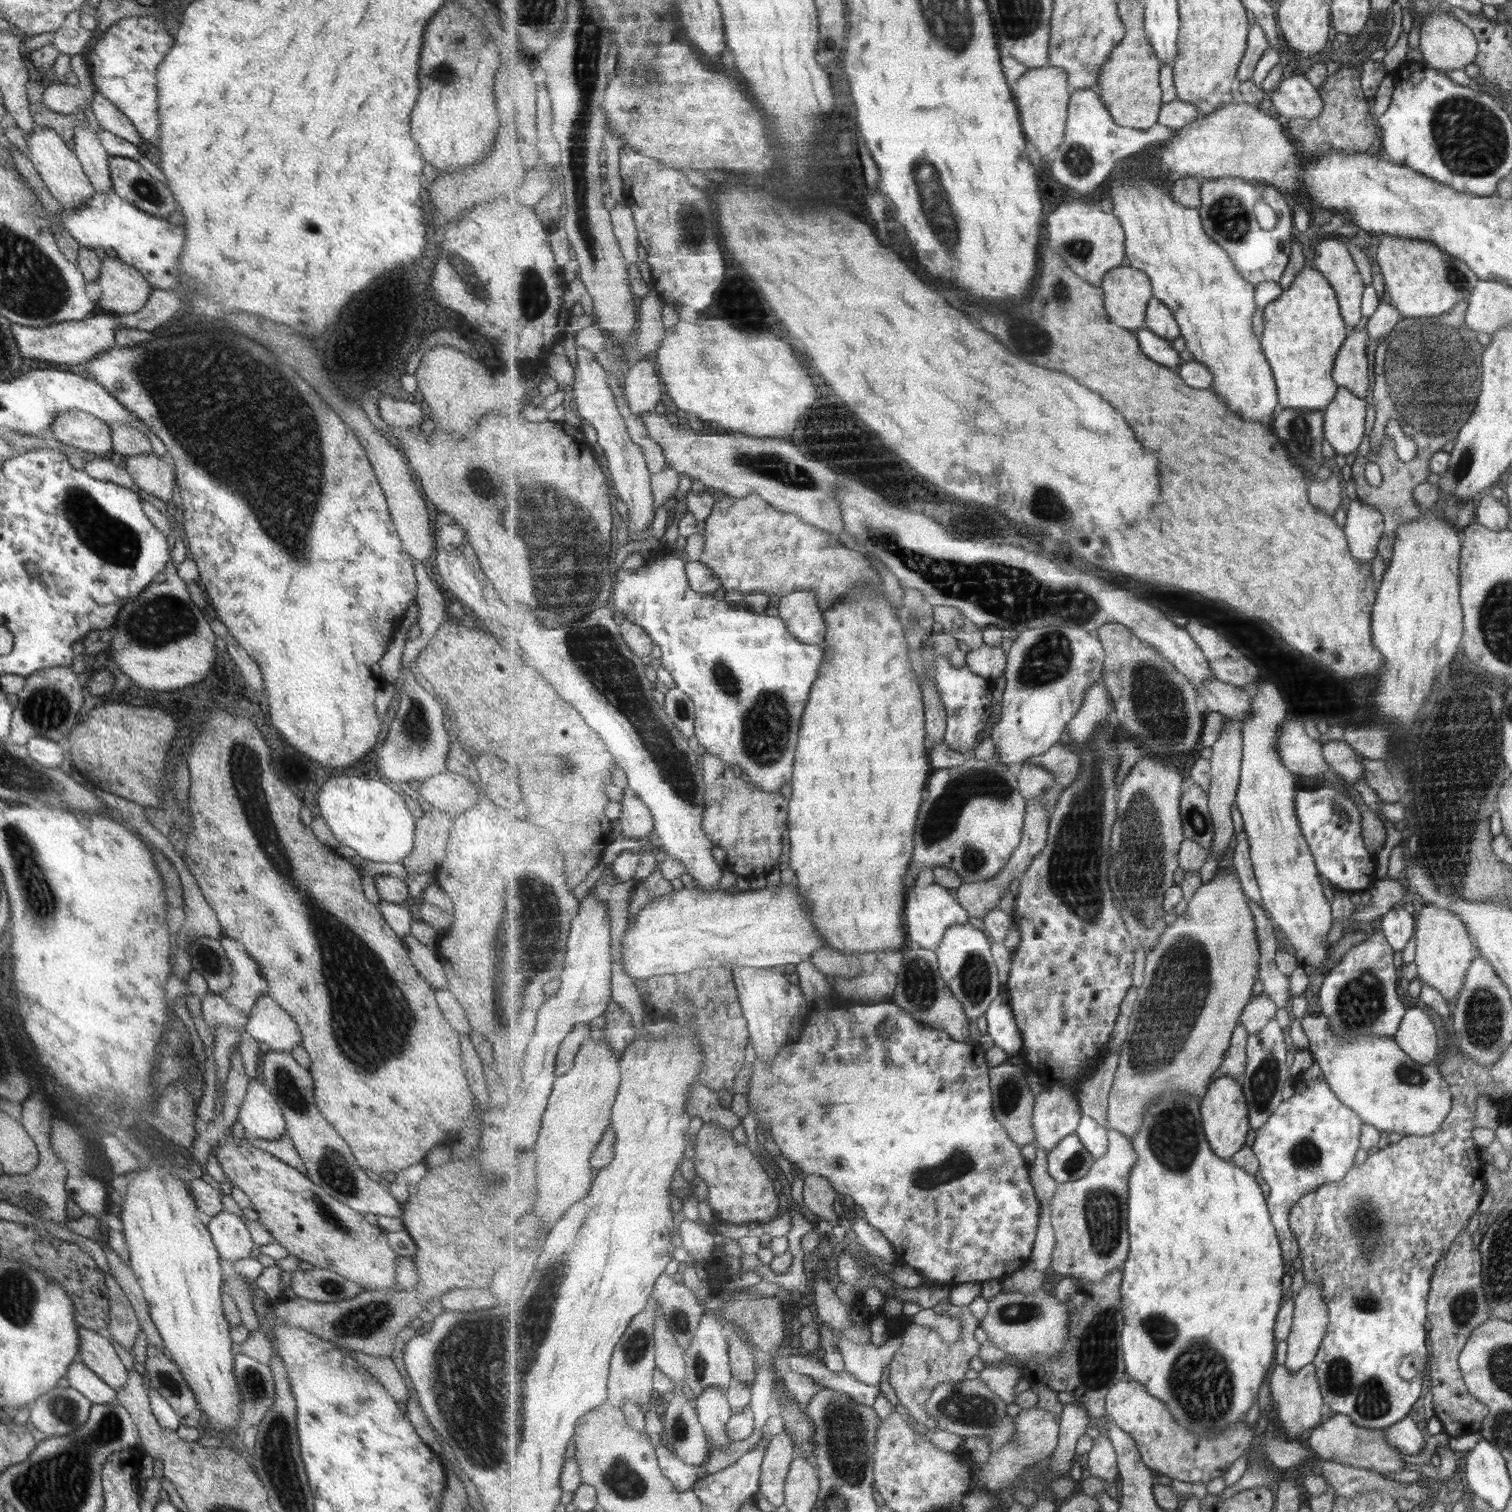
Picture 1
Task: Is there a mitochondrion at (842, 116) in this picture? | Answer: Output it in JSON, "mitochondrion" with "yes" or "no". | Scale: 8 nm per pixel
{"mitochondrion":"no"}

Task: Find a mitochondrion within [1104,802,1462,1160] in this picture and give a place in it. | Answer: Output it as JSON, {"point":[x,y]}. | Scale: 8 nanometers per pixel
{"point":[1166,1013]}

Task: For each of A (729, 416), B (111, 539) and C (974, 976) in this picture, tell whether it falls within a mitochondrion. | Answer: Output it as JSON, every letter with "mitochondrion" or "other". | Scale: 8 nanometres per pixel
{"A":"other","B":"mitochondrion","C":"mitochondrion"}

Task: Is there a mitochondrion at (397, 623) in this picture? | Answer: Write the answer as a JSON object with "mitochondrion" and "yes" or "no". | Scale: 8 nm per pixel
{"mitochondrion":"no"}

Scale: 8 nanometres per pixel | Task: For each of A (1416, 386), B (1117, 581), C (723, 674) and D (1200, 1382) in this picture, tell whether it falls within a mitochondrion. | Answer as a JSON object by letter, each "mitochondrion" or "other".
{"A":"mitochondrion","B":"other","C":"mitochondrion","D":"mitochondrion"}

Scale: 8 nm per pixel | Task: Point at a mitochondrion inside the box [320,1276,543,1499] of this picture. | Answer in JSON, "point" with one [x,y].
{"point":[364,1322]}

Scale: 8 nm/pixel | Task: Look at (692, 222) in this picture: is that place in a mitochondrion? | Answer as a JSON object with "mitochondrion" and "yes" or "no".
{"mitochondrion":"yes"}

